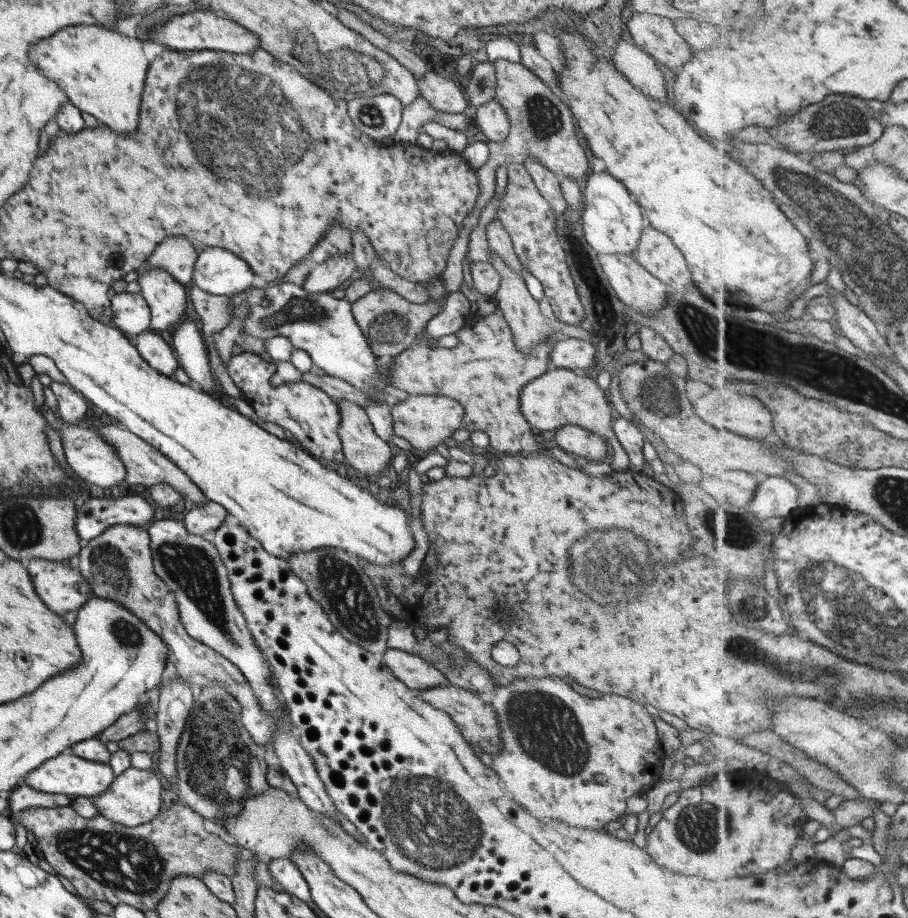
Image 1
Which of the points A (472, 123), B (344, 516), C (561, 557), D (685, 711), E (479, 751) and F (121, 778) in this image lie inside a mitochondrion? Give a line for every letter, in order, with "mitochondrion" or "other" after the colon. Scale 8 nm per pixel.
A: other
B: other
C: mitochondrion
D: other
E: other
F: other

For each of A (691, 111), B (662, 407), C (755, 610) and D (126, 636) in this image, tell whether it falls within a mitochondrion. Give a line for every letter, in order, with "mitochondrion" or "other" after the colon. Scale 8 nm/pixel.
A: other
B: mitochondrion
C: mitochondrion
D: mitochondrion

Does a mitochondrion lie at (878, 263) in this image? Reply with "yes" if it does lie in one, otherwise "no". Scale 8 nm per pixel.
yes

